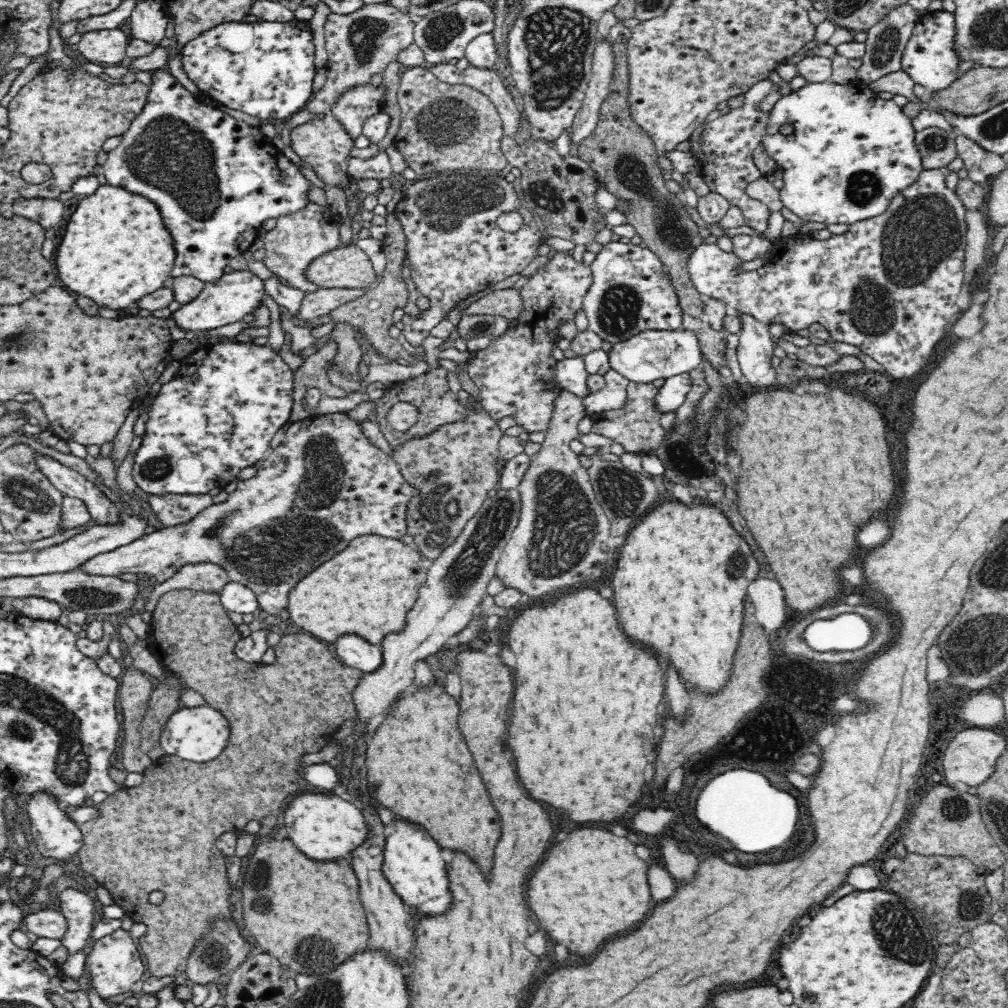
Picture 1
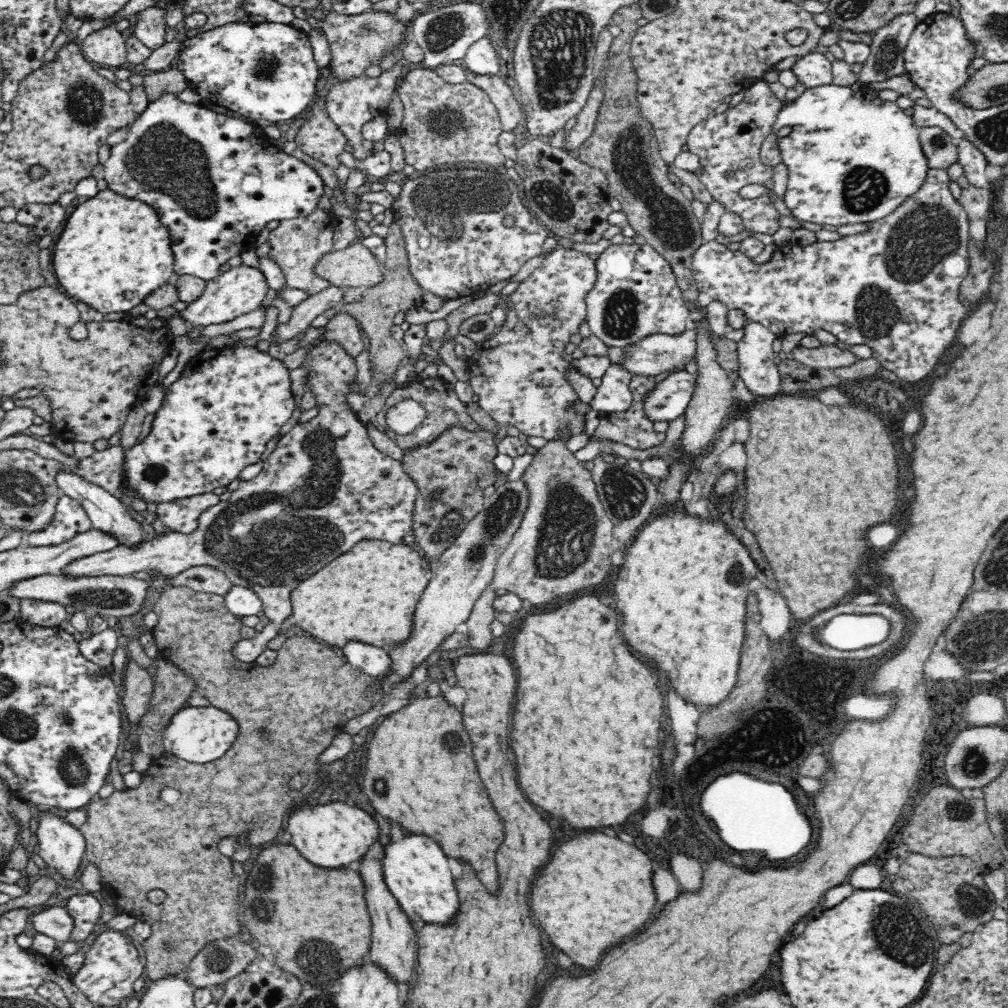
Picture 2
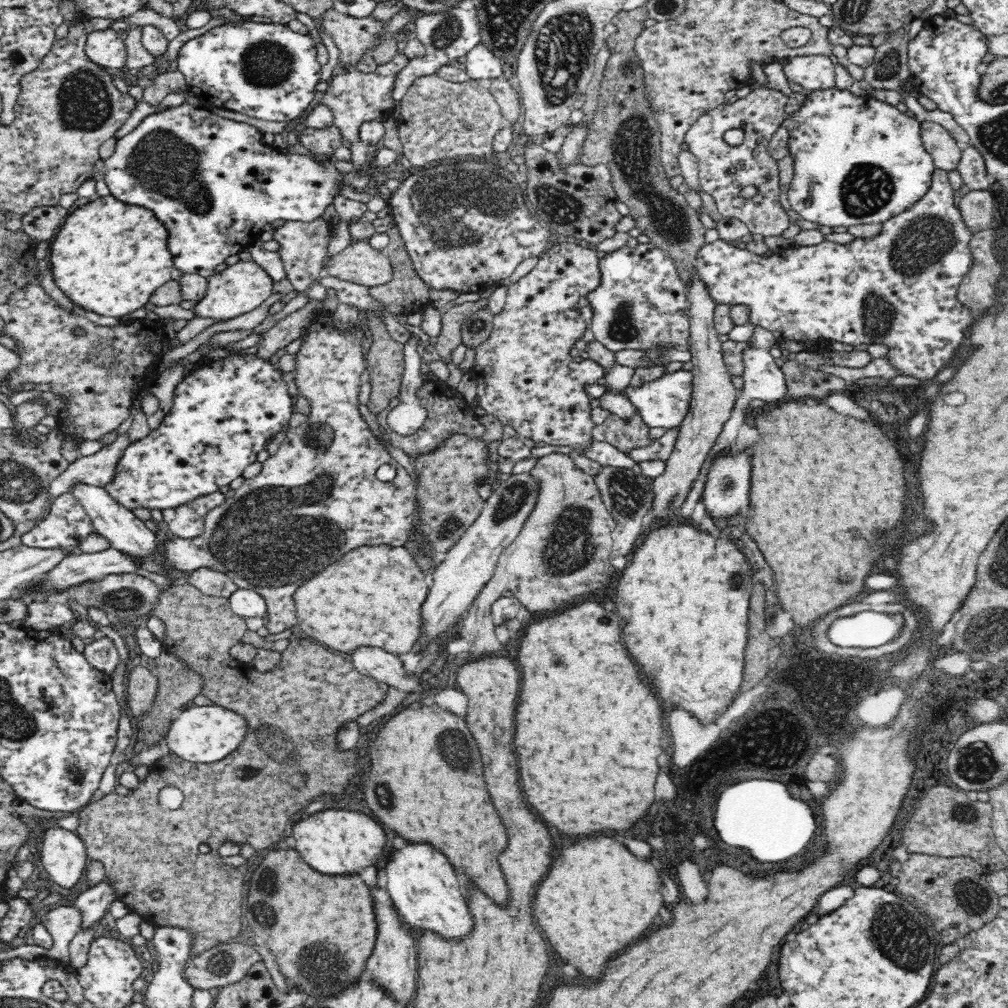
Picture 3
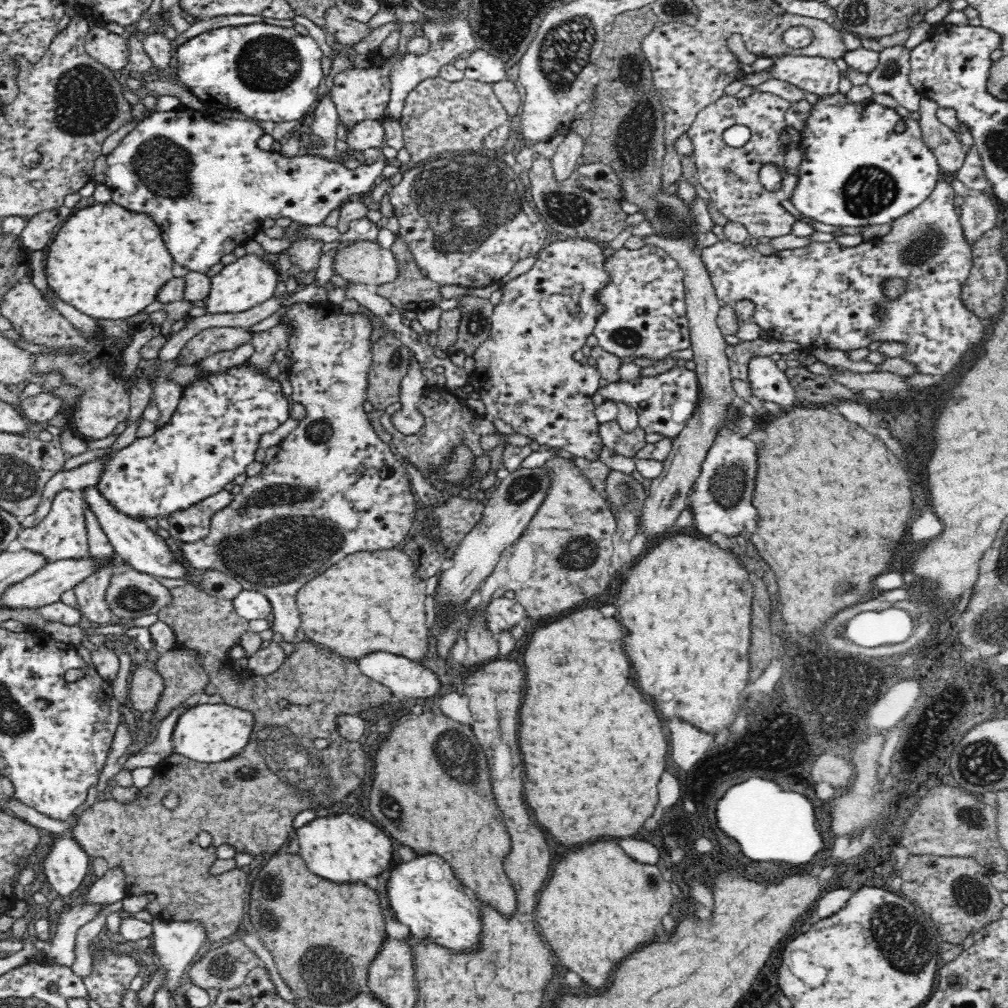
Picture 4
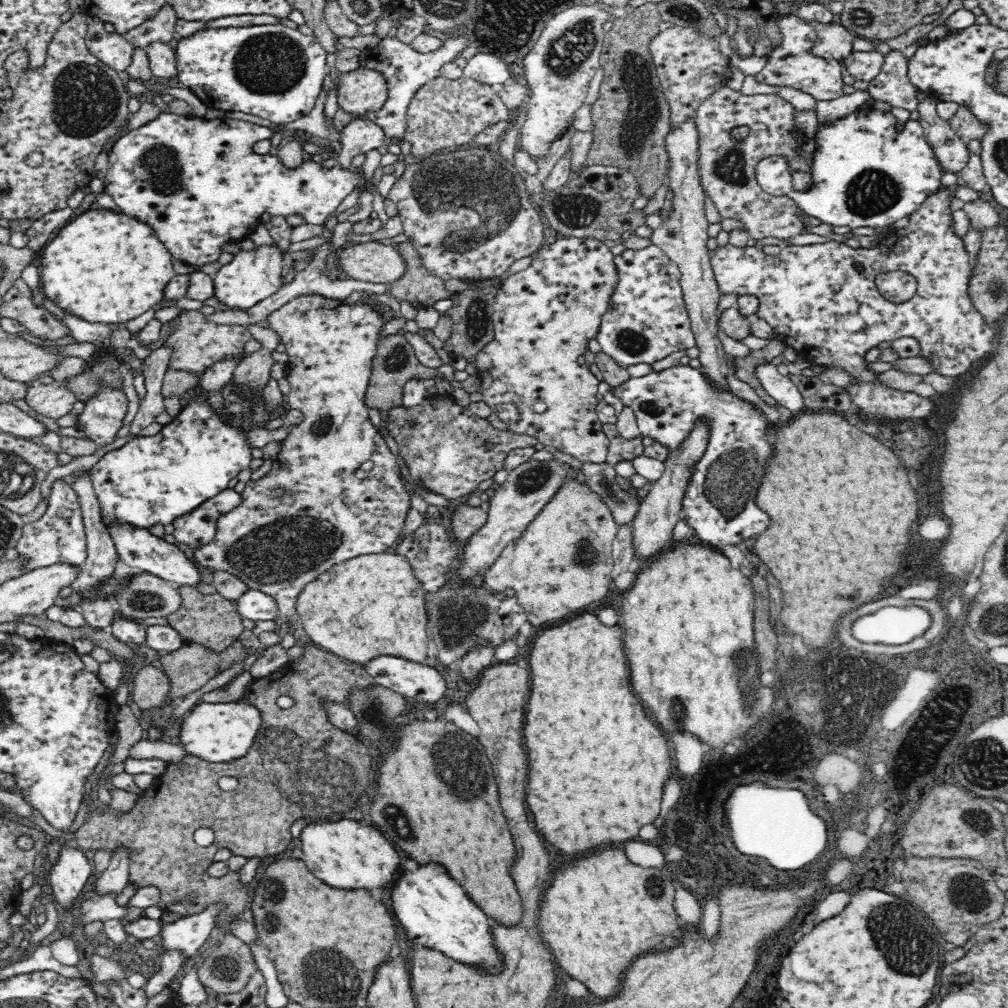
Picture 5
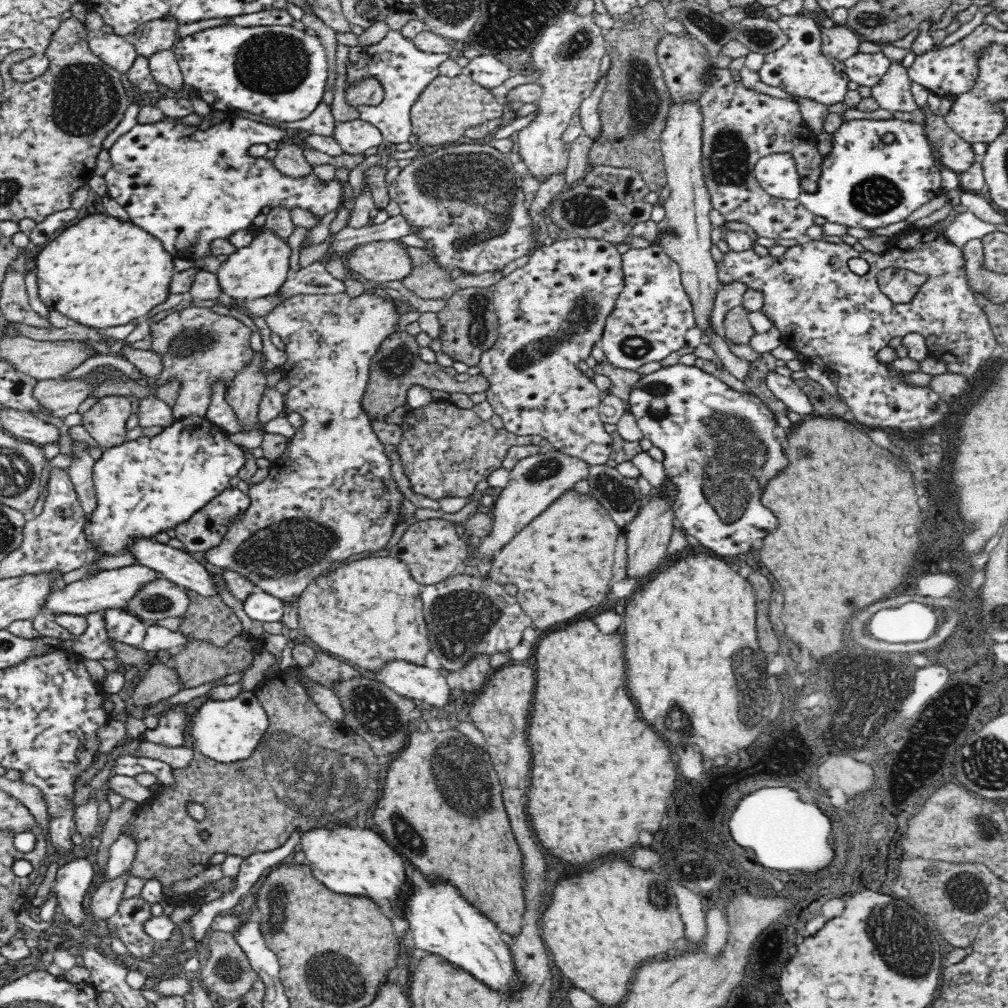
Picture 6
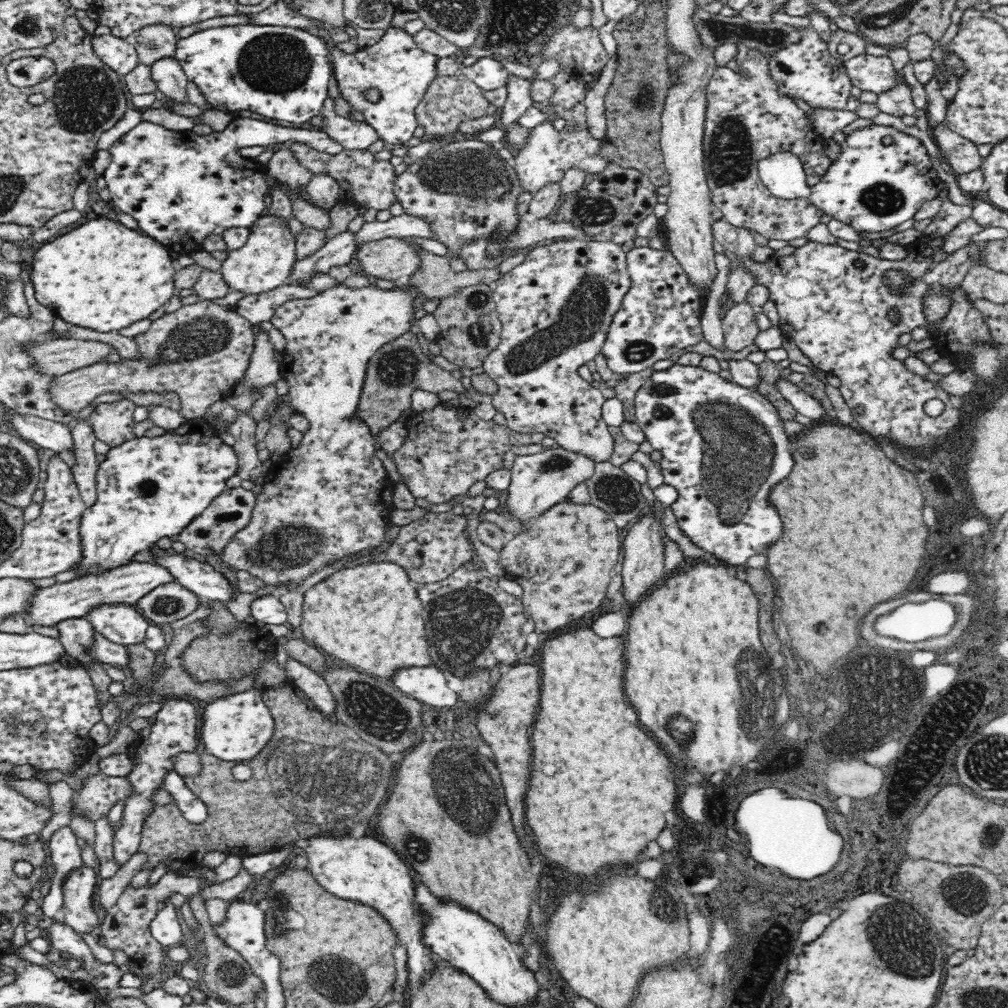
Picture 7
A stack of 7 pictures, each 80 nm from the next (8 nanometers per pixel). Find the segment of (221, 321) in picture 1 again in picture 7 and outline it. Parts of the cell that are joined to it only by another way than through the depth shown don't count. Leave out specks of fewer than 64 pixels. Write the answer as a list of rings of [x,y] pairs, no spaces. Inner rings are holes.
[[[264,214],[264,218],[257,220],[249,229],[246,244],[231,250],[219,269],[228,288],[242,292],[243,296],[265,293],[287,284],[297,258],[294,236],[282,220]]]

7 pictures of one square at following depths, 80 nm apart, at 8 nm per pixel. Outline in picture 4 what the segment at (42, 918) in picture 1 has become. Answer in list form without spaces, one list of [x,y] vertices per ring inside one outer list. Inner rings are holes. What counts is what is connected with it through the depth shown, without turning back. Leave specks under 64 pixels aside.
[[[81,903],[78,906],[69,907],[58,913],[56,928],[46,950],[48,958],[53,963],[62,966],[72,966],[74,962],[74,942],[76,942],[76,931],[84,924],[88,924],[92,918],[100,912],[98,905],[86,905]]]

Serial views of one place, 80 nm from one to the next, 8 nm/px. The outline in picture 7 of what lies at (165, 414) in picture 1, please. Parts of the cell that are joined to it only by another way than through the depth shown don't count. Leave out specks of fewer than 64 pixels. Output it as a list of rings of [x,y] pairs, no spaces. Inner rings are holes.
[[[206,420],[181,424],[154,439],[133,437],[124,444],[111,447],[96,470],[97,499],[83,512],[80,521],[80,570],[84,568],[86,574],[96,574],[102,570],[122,567],[130,562],[134,554],[156,546],[160,538],[179,534],[206,506],[210,506],[214,498],[227,489],[226,481],[237,474],[237,462],[234,447],[224,443],[219,437],[219,430],[214,425],[210,426]]]

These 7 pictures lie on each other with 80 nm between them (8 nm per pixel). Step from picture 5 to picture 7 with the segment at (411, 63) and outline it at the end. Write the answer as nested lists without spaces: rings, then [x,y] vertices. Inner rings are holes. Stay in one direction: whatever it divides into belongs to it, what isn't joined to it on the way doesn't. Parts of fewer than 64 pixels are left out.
[[[390,27],[374,46],[364,46],[355,54],[332,50],[332,59],[342,96],[352,109],[364,115],[365,121],[376,129],[384,144],[399,147],[414,136],[418,127],[415,109],[422,101],[425,90],[439,76],[437,66],[440,57],[420,50],[414,37],[404,29]],[[366,88],[377,88],[381,92],[380,100],[374,104],[368,102],[364,97]]]

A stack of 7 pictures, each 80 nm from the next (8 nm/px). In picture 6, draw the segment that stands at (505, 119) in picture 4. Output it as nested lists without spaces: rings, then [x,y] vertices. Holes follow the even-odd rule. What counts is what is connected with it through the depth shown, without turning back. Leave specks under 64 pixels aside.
[[[439,75],[428,84],[412,106],[410,119],[412,134],[417,138],[416,148],[424,153],[446,143],[456,143],[469,128],[490,120],[502,119],[505,105],[500,104],[490,88],[484,88],[467,75],[446,78]]]

